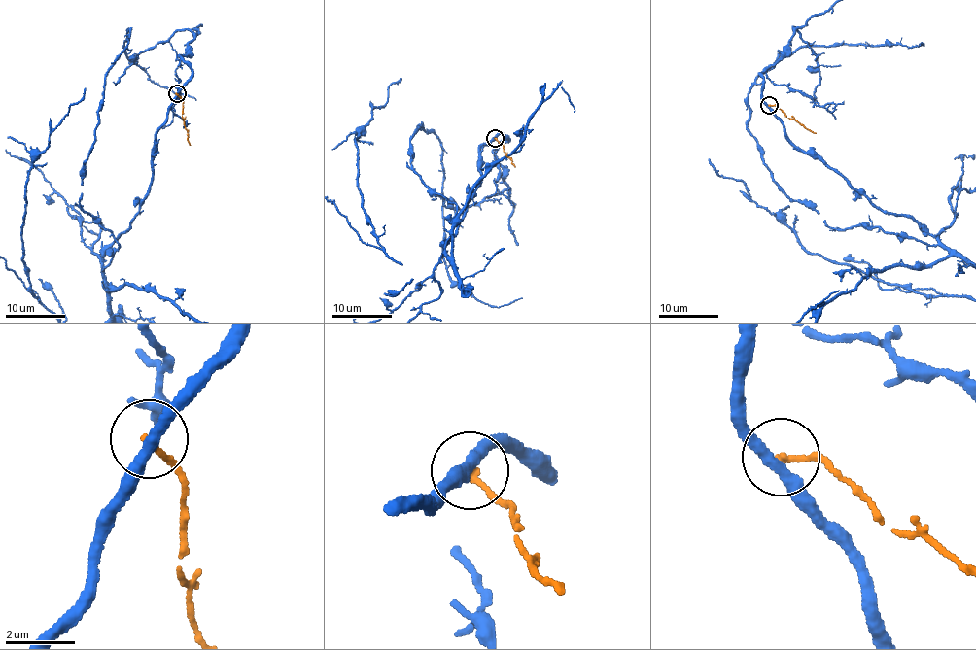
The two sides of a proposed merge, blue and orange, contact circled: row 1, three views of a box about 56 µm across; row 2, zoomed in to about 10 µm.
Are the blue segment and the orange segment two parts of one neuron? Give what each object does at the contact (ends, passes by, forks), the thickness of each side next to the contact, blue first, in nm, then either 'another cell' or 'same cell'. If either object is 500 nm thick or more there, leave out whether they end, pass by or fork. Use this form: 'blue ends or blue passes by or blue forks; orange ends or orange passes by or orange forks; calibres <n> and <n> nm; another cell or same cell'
blue passes by; orange ends; calibres 340 and 190 nm; another cell

